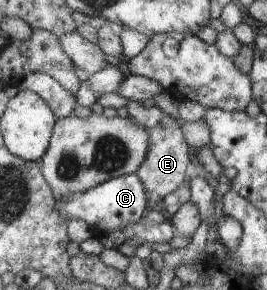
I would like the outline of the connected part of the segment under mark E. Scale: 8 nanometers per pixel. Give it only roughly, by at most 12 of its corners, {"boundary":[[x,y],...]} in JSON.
{"boundary":[[156,105],[125,107],[150,132],[135,175],[148,206],[168,202],[190,175],[180,123]]}

